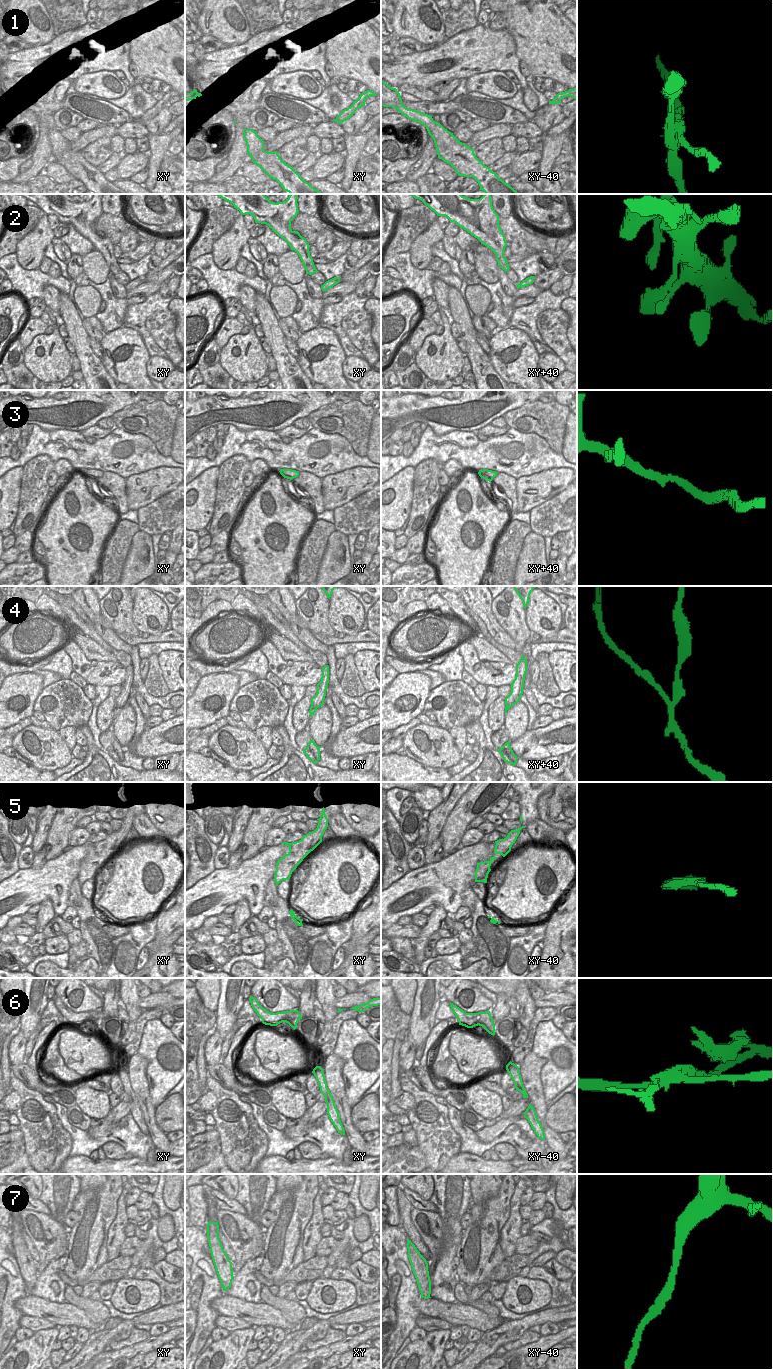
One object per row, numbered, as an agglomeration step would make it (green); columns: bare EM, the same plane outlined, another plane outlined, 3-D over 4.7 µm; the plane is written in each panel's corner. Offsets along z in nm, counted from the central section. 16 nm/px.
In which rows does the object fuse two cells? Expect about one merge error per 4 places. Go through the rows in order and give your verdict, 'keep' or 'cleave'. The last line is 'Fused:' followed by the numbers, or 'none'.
1: cleave
2: keep
3: keep
4: cleave
5: keep
6: cleave
7: keep
Fused: 1, 4, 6

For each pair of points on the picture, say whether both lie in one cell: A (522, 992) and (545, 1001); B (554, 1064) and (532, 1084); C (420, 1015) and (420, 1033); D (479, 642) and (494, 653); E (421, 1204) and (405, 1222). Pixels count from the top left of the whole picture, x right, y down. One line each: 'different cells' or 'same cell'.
A: different cells
B: different cells
C: same cell
D: same cell
E: different cells

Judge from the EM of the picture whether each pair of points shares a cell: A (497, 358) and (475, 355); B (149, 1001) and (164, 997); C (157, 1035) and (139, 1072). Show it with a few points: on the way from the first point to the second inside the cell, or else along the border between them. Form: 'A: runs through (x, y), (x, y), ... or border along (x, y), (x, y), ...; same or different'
A: border along (487, 354), (494, 370), (501, 377); different
B: runs through (153, 1000), (160, 999); same
C: border along (137, 1052), (148, 1061), (148, 1081); different

